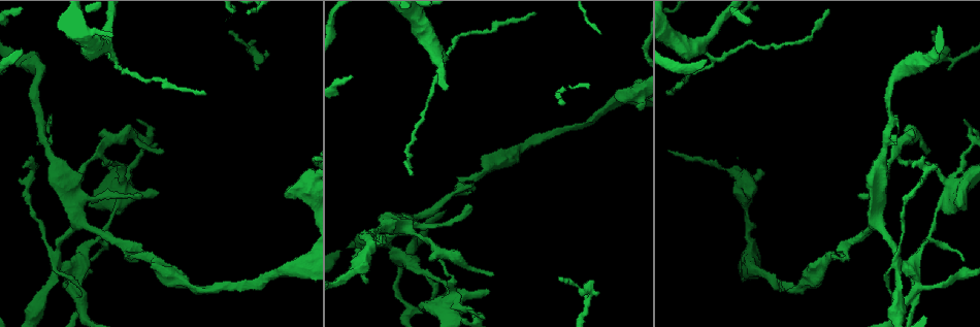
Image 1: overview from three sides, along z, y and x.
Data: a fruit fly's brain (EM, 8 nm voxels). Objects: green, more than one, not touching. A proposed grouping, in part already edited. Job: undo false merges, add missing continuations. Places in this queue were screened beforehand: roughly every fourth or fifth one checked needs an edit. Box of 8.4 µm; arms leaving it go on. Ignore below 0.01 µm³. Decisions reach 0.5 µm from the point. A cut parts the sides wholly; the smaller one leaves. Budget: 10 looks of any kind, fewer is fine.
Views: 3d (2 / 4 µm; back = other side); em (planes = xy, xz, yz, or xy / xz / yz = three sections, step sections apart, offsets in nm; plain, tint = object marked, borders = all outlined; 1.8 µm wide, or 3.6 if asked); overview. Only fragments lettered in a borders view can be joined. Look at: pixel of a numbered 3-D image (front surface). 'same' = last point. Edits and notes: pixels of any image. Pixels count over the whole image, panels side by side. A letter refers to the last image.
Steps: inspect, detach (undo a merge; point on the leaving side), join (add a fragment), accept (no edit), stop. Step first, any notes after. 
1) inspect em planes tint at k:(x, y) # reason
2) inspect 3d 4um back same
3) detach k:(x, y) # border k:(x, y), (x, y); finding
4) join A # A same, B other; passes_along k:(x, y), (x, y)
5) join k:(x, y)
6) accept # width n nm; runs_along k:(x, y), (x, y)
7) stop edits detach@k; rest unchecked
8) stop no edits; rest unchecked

inspect 3d 4um at 1:(620, 96) # free end

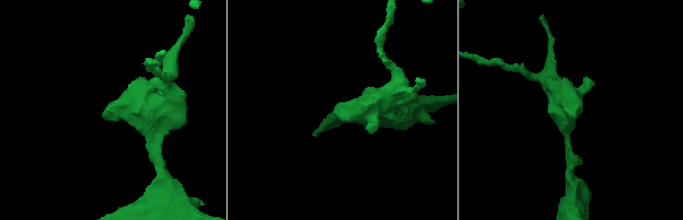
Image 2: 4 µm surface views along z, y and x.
inspect em 3.6um planes tint at 2:(575, 119)

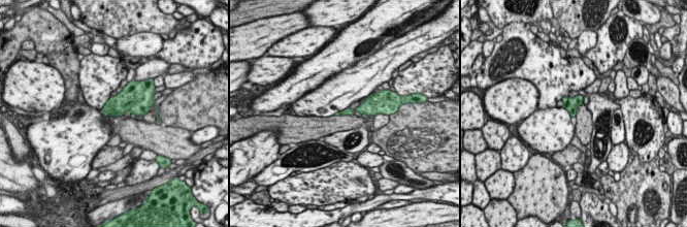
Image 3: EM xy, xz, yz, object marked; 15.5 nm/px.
inspect em 3.6um planes borders same

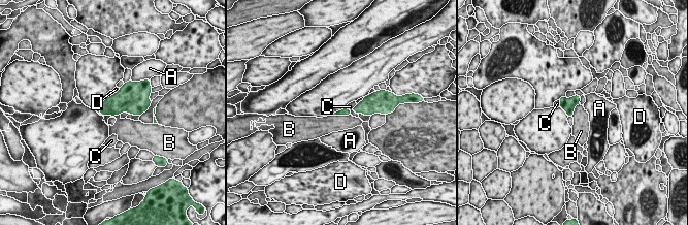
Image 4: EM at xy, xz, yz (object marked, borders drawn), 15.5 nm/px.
accept # longest_contact B 320 nm; A other, B other, C other, D other; no lettered fragment goes on from it

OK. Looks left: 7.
inspect em planes borders at 1:(558, 278) # tapers out

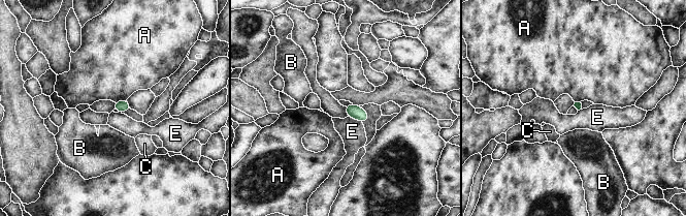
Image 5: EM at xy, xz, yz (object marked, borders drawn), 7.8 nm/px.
accept # A other, B other, C other, E other; border 5:(348, 116), (361, 122); no lettered fragment goes on from it

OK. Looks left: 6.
inspect 3d 4um at 1:(913, 168) # thin end

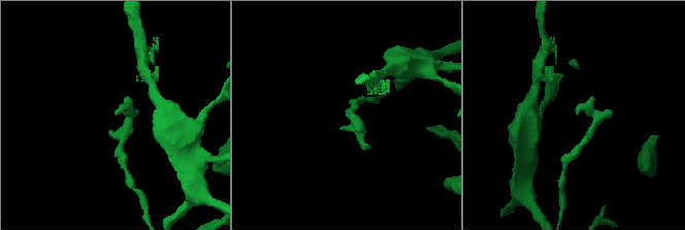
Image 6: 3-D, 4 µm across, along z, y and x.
inspect em planes borders at 6:(346, 115) # shape alone is not enough

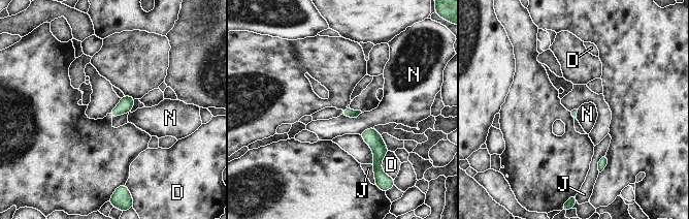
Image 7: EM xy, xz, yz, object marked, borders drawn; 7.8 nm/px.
accept # longest_contact D 170 nm; D other, J other, N other; border 7:(362, 113), (356, 117), (341, 115); none of them fits

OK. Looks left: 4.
inspect em planes borders at 1:(432, 243) # three-way junction

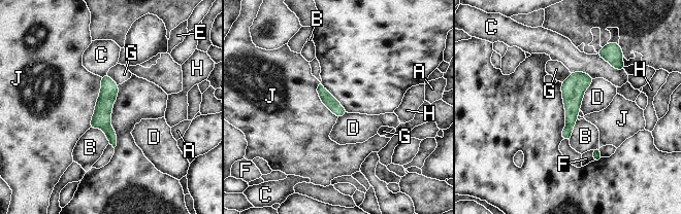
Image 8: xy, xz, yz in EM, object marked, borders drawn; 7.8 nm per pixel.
detach 8:(566, 132) # width 100 nm; A other, B other, C other, D other, E other, F other, G other, H other, J other; two neurons meet here

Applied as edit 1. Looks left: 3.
stop edits detach@8; rest unchecked

